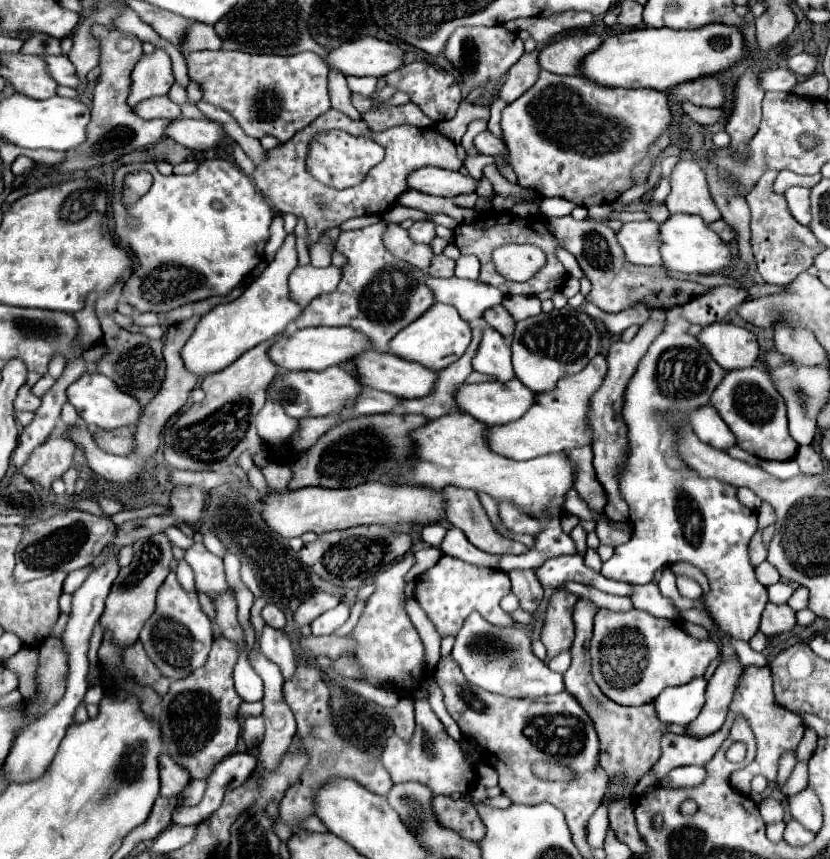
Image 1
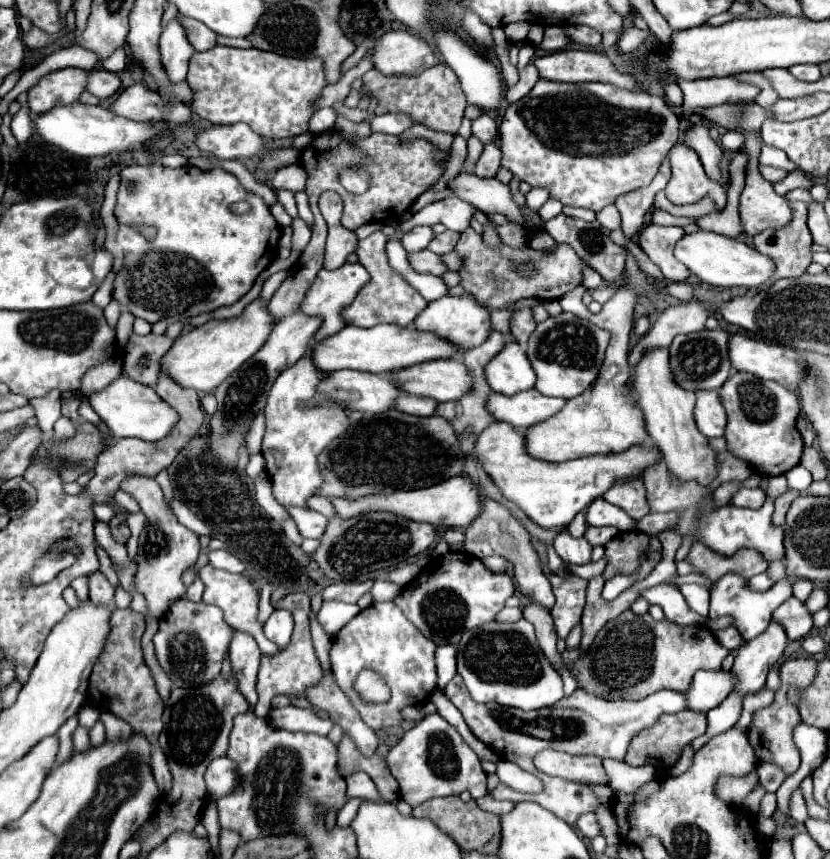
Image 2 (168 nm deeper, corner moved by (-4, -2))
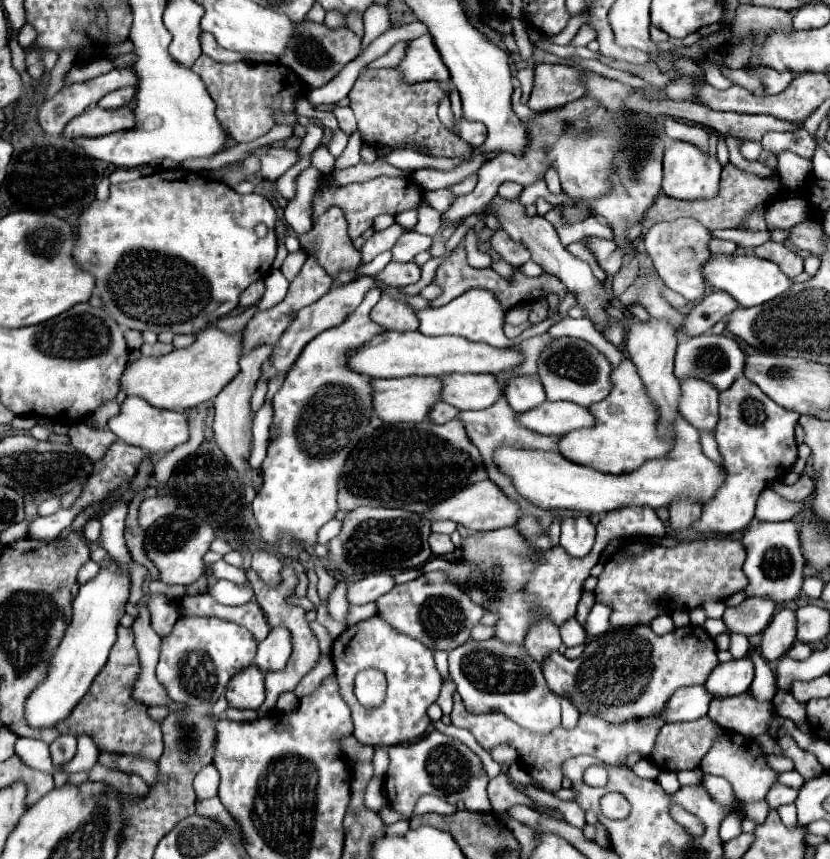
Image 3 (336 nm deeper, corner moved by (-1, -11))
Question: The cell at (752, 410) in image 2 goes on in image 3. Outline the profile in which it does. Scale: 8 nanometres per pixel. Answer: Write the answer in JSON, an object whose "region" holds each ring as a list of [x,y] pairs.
{"region":[[[743,375],[729,389],[721,391],[715,439],[723,457],[727,481],[703,507],[701,519],[693,523],[697,533],[735,533],[743,531],[751,523],[761,491],[767,489],[773,481],[785,477],[797,459],[797,419],[799,413],[787,411],[773,403],[755,383]]]}

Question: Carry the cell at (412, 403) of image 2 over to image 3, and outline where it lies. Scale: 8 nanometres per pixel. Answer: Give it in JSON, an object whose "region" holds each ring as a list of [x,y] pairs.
{"region":[[[437,403],[437,405],[431,409],[429,419],[431,419],[433,423],[447,423],[447,421],[455,419],[457,413],[459,413],[459,409],[451,407],[449,403]]]}

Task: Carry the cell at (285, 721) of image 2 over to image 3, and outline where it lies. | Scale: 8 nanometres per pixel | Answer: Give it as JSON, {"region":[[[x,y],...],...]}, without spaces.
{"region":[[[345,737],[343,743],[343,753],[353,759],[353,761],[371,761],[373,759],[373,747],[359,743],[355,737]]]}

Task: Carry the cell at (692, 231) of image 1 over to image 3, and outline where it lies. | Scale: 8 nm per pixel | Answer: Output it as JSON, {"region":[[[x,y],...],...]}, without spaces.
{"region":[[[721,255],[721,257],[711,257],[703,265],[703,275],[715,289],[727,291],[741,307],[763,305],[763,303],[775,299],[777,295],[785,293],[793,285],[793,281],[787,275],[783,275],[783,271],[779,269],[777,263],[767,261],[767,259],[759,259],[755,255]]]}

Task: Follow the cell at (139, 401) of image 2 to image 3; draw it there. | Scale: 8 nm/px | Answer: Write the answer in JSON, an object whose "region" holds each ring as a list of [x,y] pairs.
{"region":[[[127,397],[125,403],[121,405],[121,413],[109,421],[109,429],[121,441],[125,441],[129,445],[137,445],[155,455],[165,455],[189,439],[189,423],[183,413],[157,409],[141,397]]]}

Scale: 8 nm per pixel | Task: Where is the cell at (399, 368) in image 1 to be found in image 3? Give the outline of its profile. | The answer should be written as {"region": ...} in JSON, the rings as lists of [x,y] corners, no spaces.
{"region":[[[443,375],[443,401],[457,409],[485,409],[491,407],[503,393],[505,385],[501,385],[495,375]]]}

